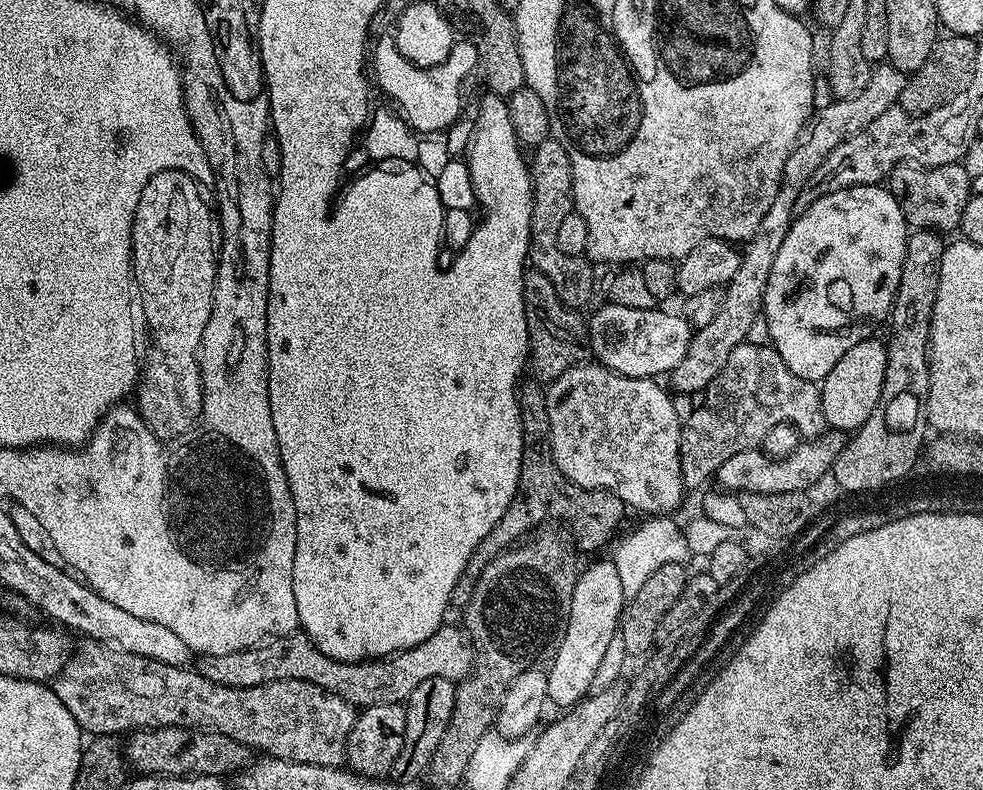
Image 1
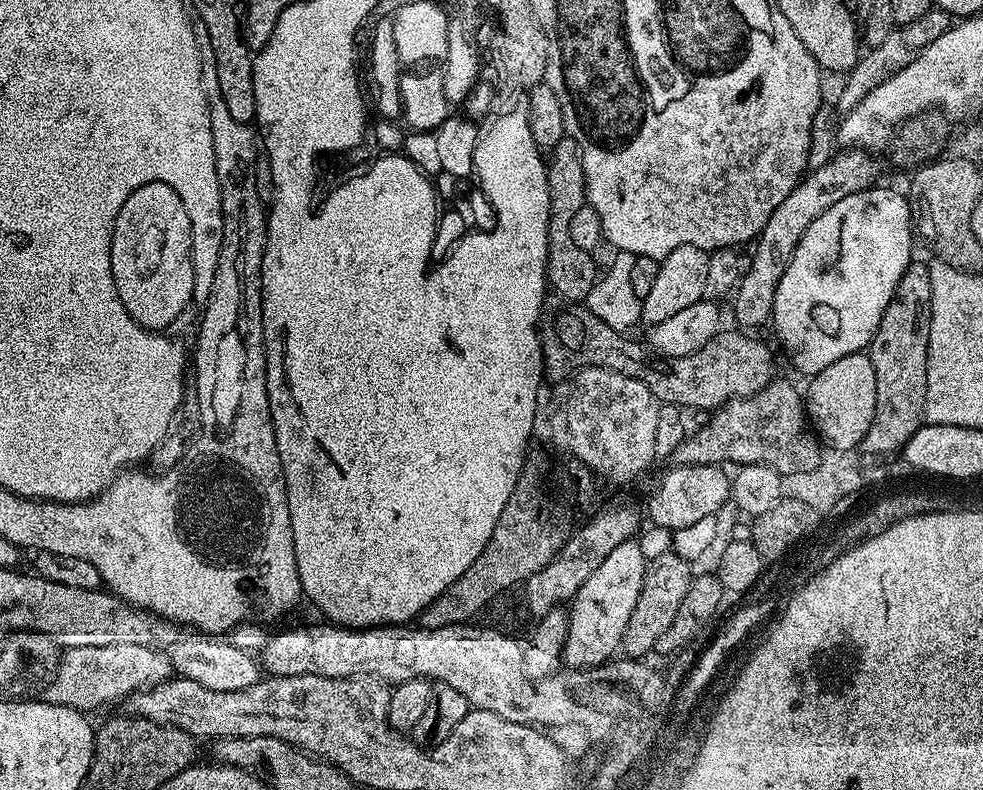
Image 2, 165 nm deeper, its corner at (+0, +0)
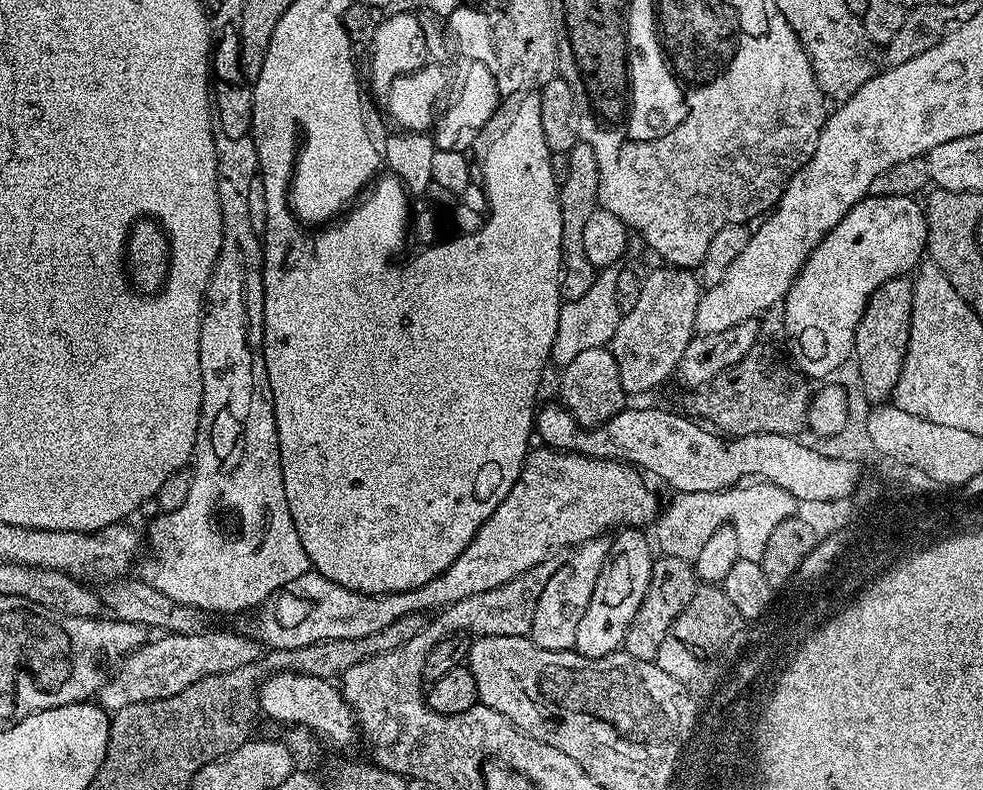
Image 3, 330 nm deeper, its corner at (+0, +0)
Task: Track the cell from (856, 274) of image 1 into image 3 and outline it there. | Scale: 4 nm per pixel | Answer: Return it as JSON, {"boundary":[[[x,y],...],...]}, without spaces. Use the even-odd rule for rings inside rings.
{"boundary":[[[865,196],[844,215],[834,230],[830,230],[830,234],[826,234],[826,238],[822,238],[822,242],[818,242],[794,278],[782,301],[784,328],[788,331],[788,348],[796,359],[795,367],[805,377],[828,378],[832,371],[837,370],[854,352],[856,327],[864,313],[868,296],[874,294],[882,282],[890,282],[890,278],[911,273],[921,263],[928,242],[928,223],[924,217],[924,208],[916,203],[911,196]]]}

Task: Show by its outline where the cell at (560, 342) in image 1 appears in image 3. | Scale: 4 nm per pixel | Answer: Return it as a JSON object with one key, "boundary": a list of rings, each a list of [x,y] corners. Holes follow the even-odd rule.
{"boundary":[[[757,346],[711,384],[693,391],[691,415],[703,418],[717,433],[728,438],[750,434],[796,436],[808,423],[809,381],[795,367],[783,364],[772,348]]]}

